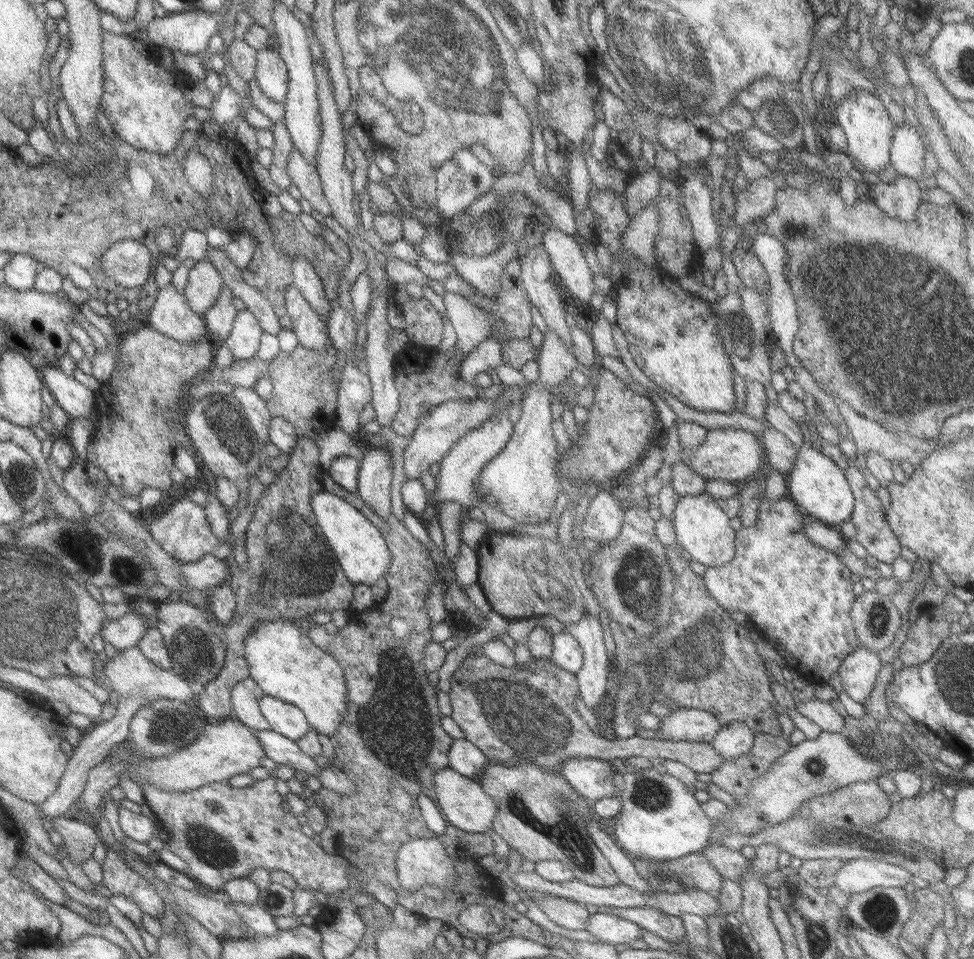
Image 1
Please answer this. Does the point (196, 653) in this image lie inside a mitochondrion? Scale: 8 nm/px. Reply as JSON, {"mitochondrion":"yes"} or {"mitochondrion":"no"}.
{"mitochondrion":"yes"}

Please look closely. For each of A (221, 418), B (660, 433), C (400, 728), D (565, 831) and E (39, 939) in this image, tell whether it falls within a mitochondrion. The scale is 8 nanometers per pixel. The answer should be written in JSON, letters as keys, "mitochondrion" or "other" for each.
{"A":"mitochondrion","B":"other","C":"mitochondrion","D":"mitochondrion","E":"other"}

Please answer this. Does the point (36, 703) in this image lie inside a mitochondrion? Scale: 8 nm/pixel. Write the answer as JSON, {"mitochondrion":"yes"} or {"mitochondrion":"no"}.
{"mitochondrion":"no"}

